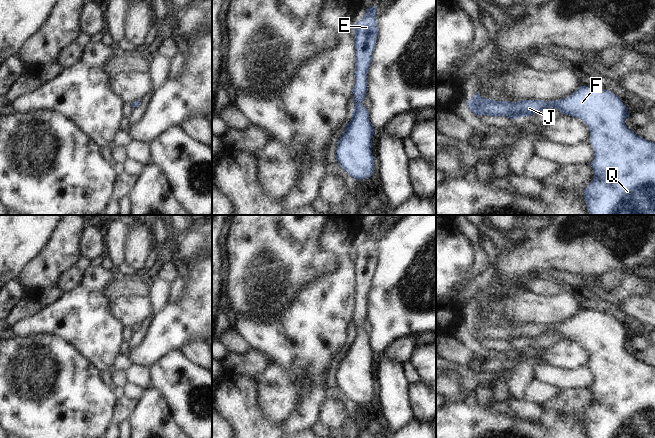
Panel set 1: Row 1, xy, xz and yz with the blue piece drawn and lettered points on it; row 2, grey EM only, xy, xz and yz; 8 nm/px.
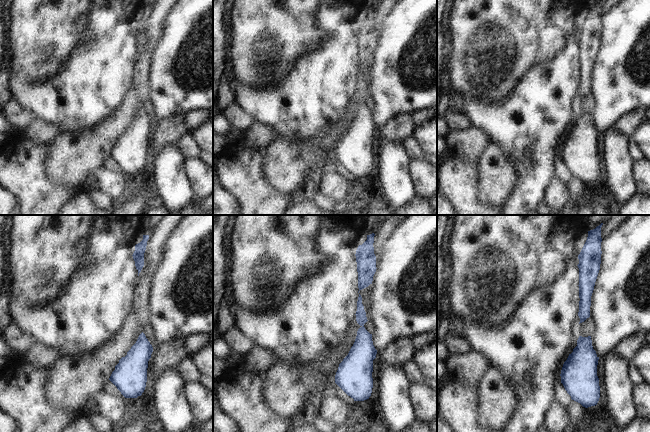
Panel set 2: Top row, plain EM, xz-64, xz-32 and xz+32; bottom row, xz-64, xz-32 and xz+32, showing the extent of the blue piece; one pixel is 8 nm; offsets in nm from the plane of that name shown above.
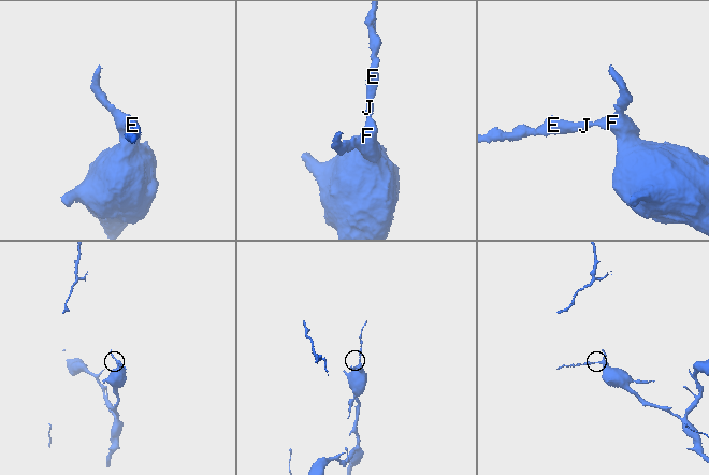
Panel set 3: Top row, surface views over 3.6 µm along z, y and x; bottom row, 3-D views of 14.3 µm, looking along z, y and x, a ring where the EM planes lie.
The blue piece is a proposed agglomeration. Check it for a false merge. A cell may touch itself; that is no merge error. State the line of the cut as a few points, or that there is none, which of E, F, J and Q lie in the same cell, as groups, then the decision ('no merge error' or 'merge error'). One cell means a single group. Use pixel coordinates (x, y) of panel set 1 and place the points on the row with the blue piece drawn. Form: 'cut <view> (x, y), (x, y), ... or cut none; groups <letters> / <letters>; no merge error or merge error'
cut none; groups E F J Q; no merge error

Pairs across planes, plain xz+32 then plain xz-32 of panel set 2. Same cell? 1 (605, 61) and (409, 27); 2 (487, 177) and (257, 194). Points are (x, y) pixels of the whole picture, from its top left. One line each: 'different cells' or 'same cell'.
1: same cell
2: different cells

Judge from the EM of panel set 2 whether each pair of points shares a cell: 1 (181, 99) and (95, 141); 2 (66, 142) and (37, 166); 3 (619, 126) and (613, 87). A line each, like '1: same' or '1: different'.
1: different
2: different
3: different

